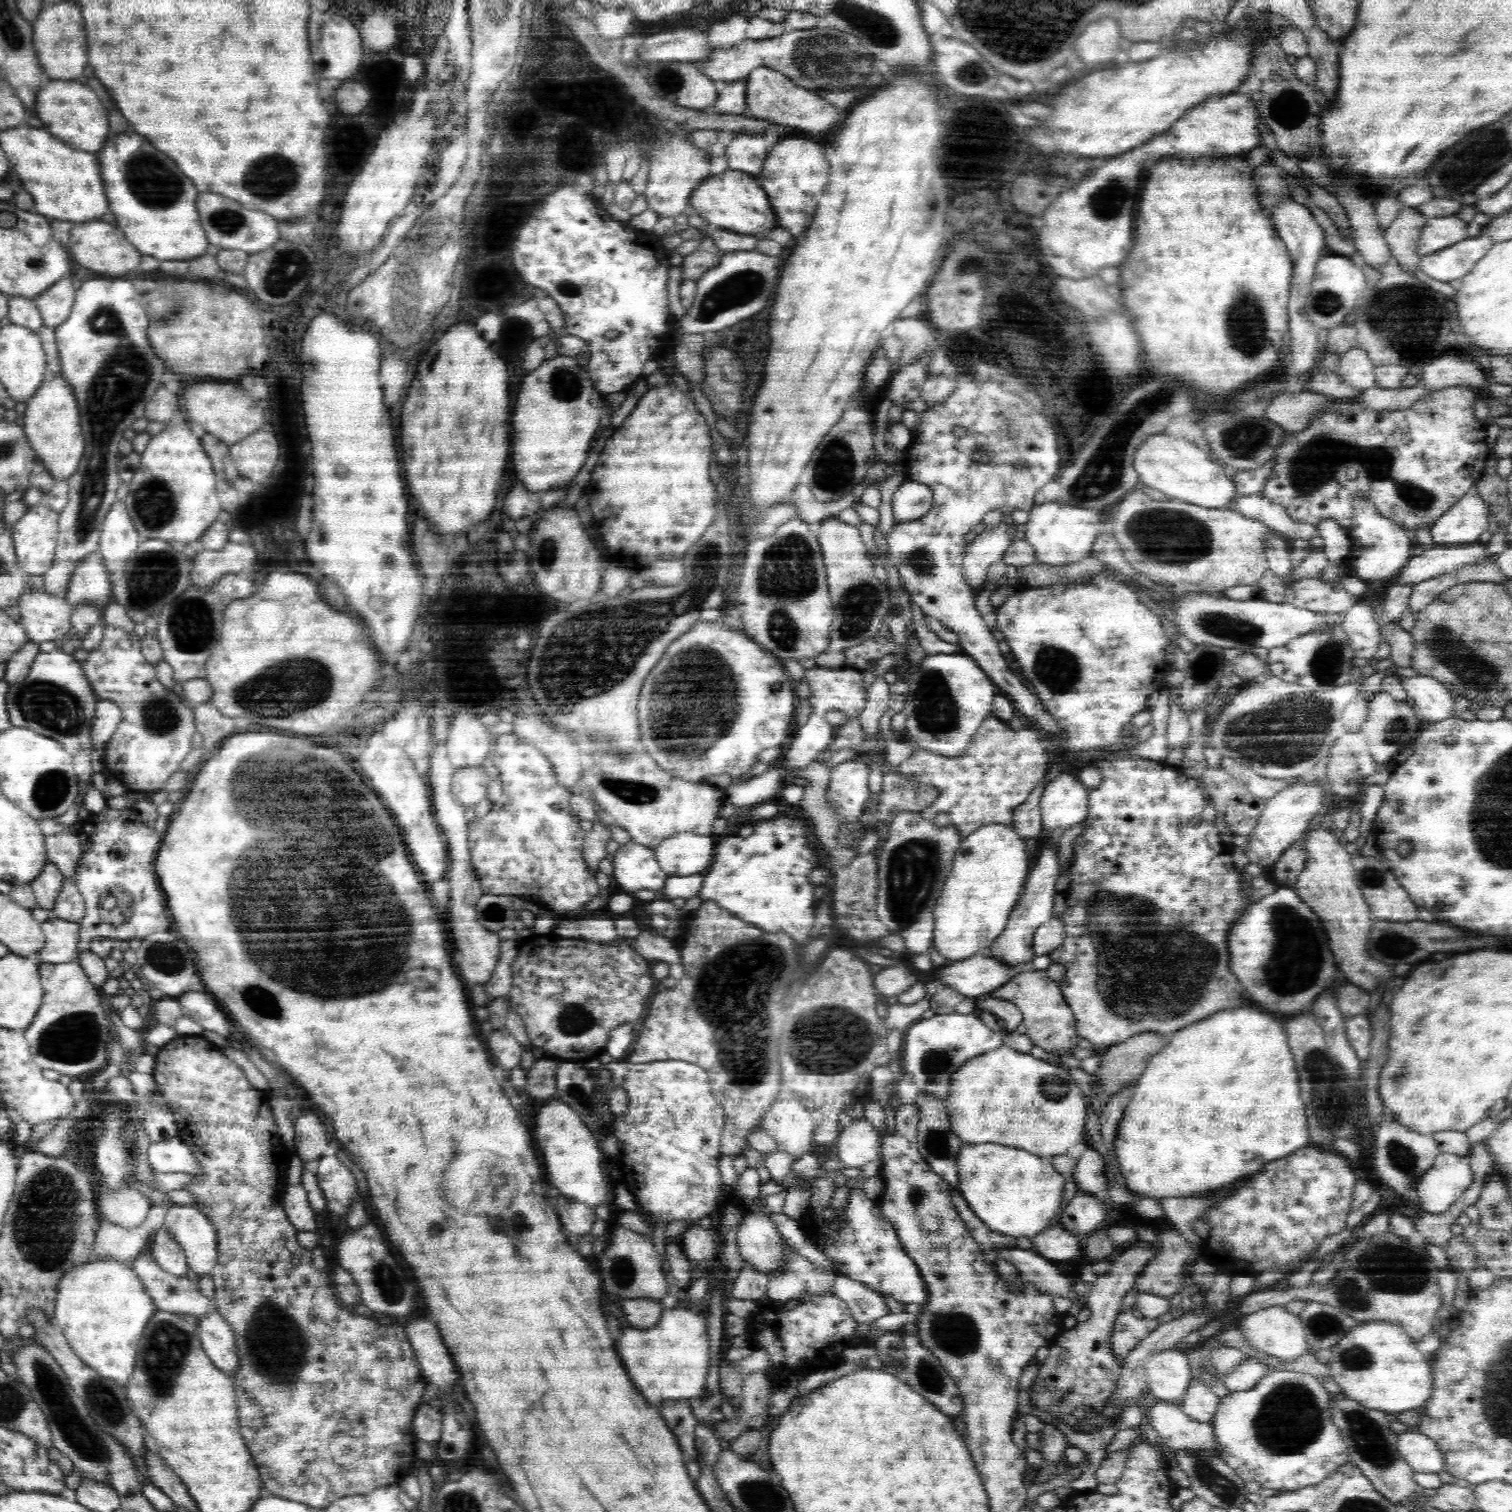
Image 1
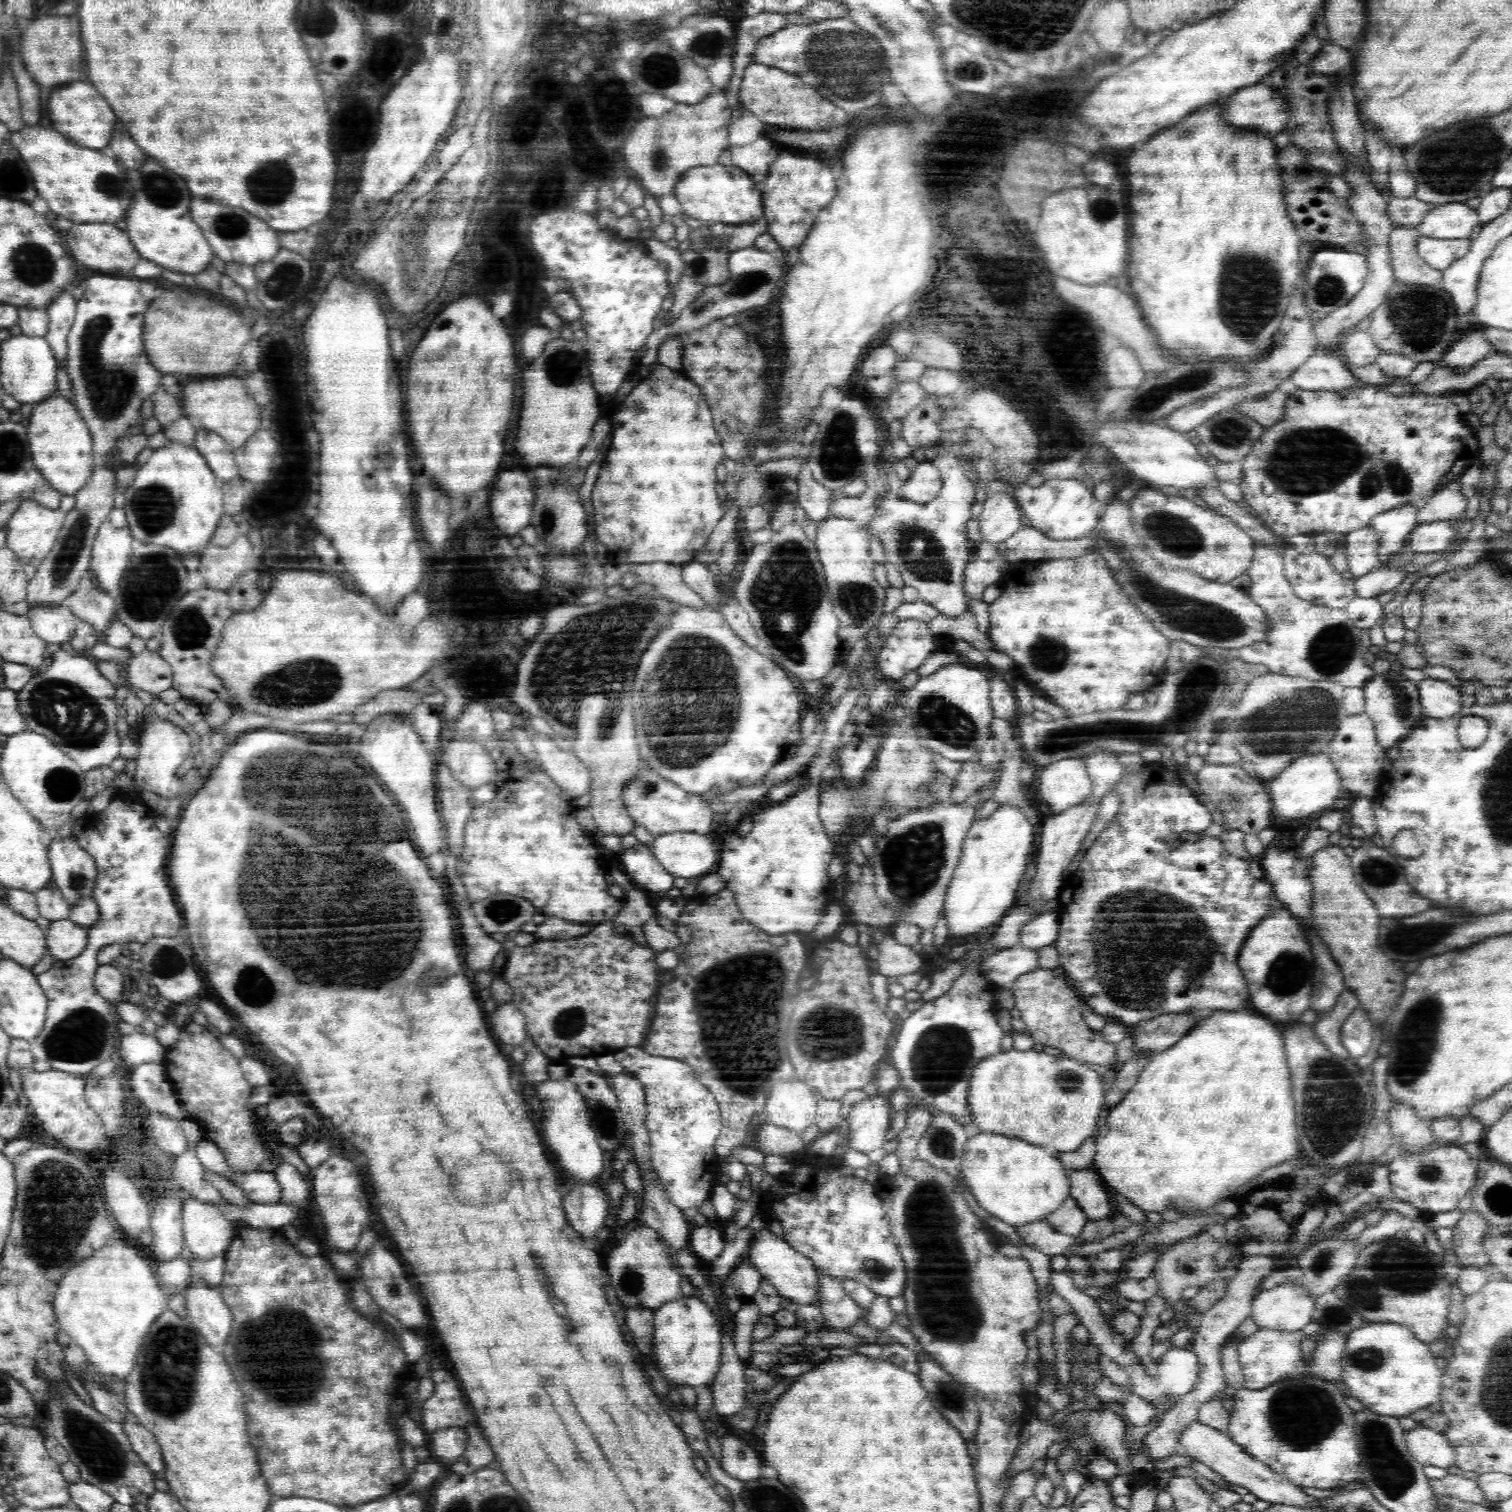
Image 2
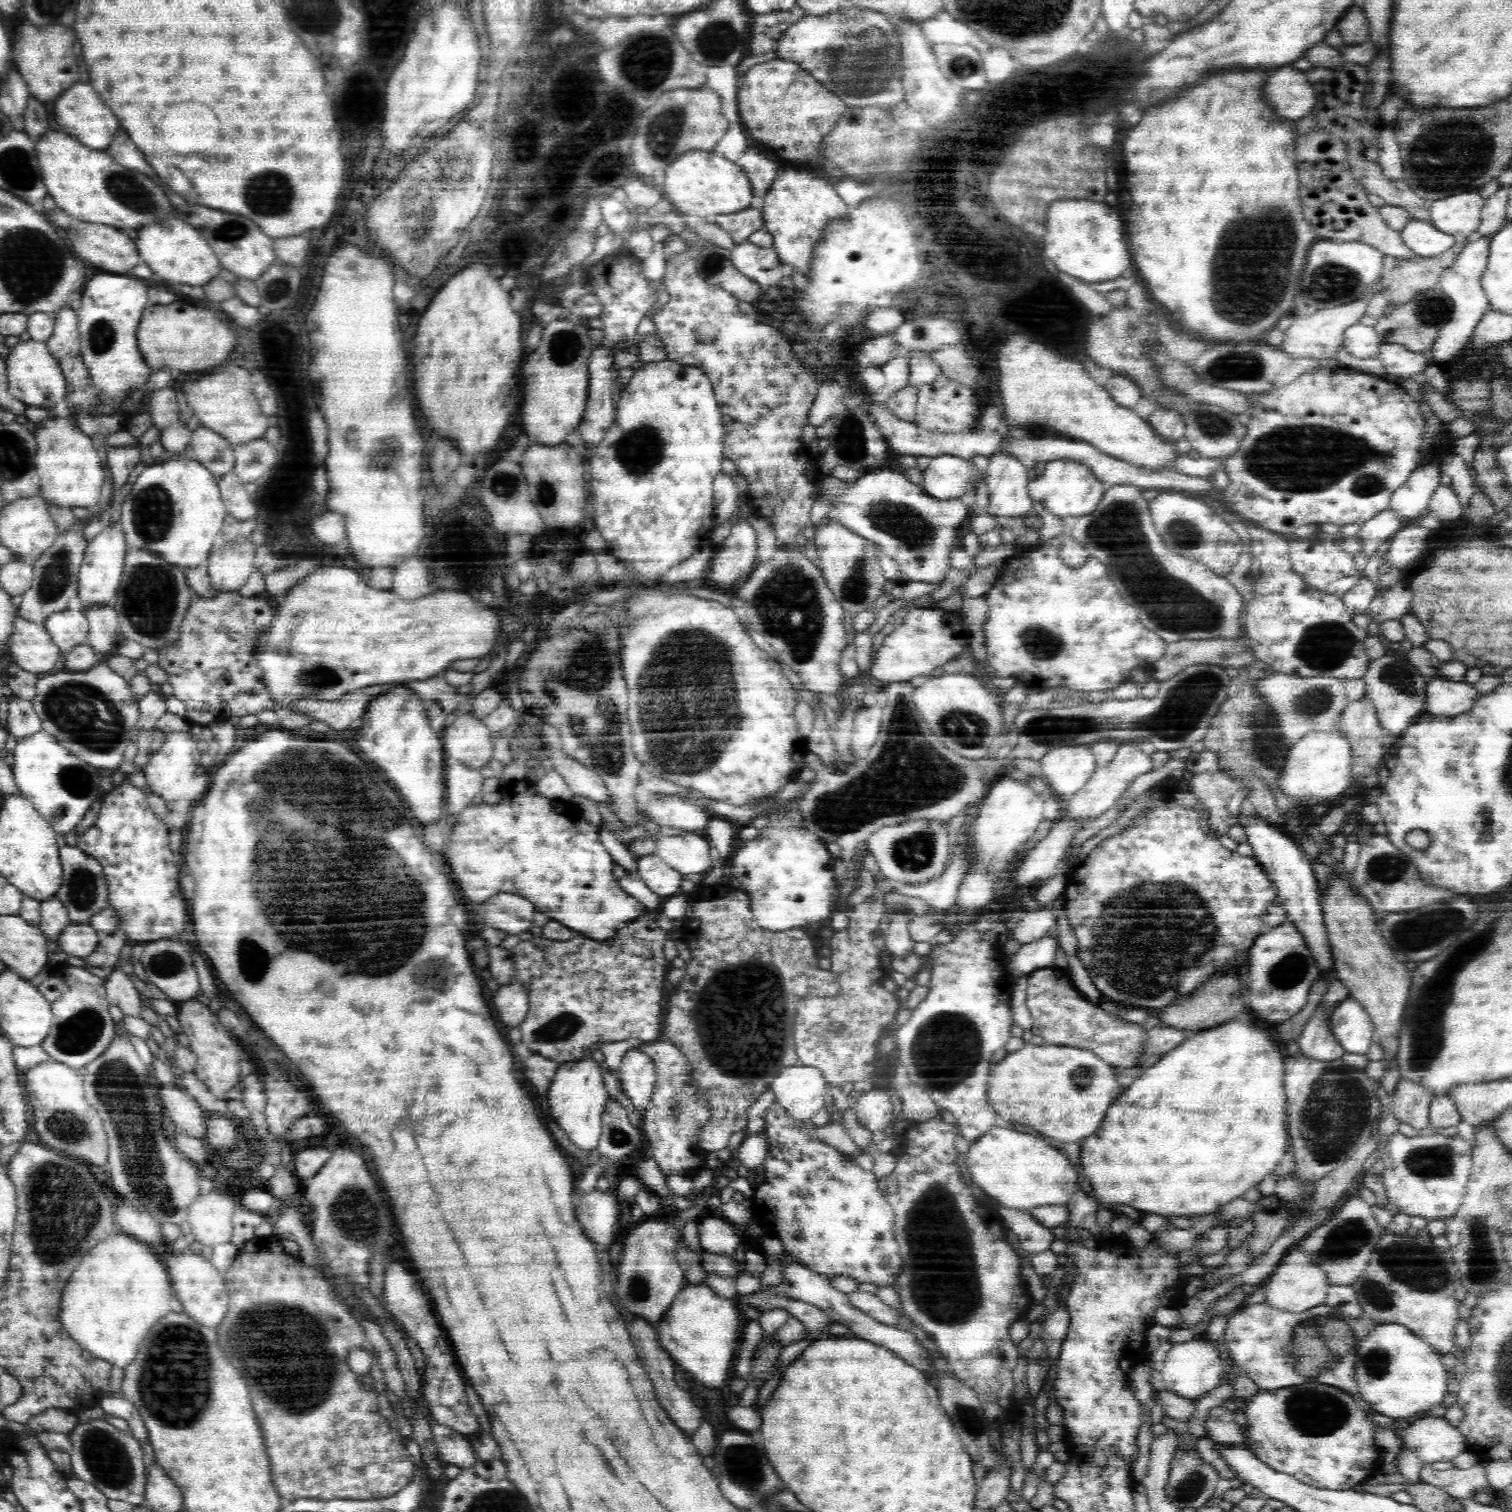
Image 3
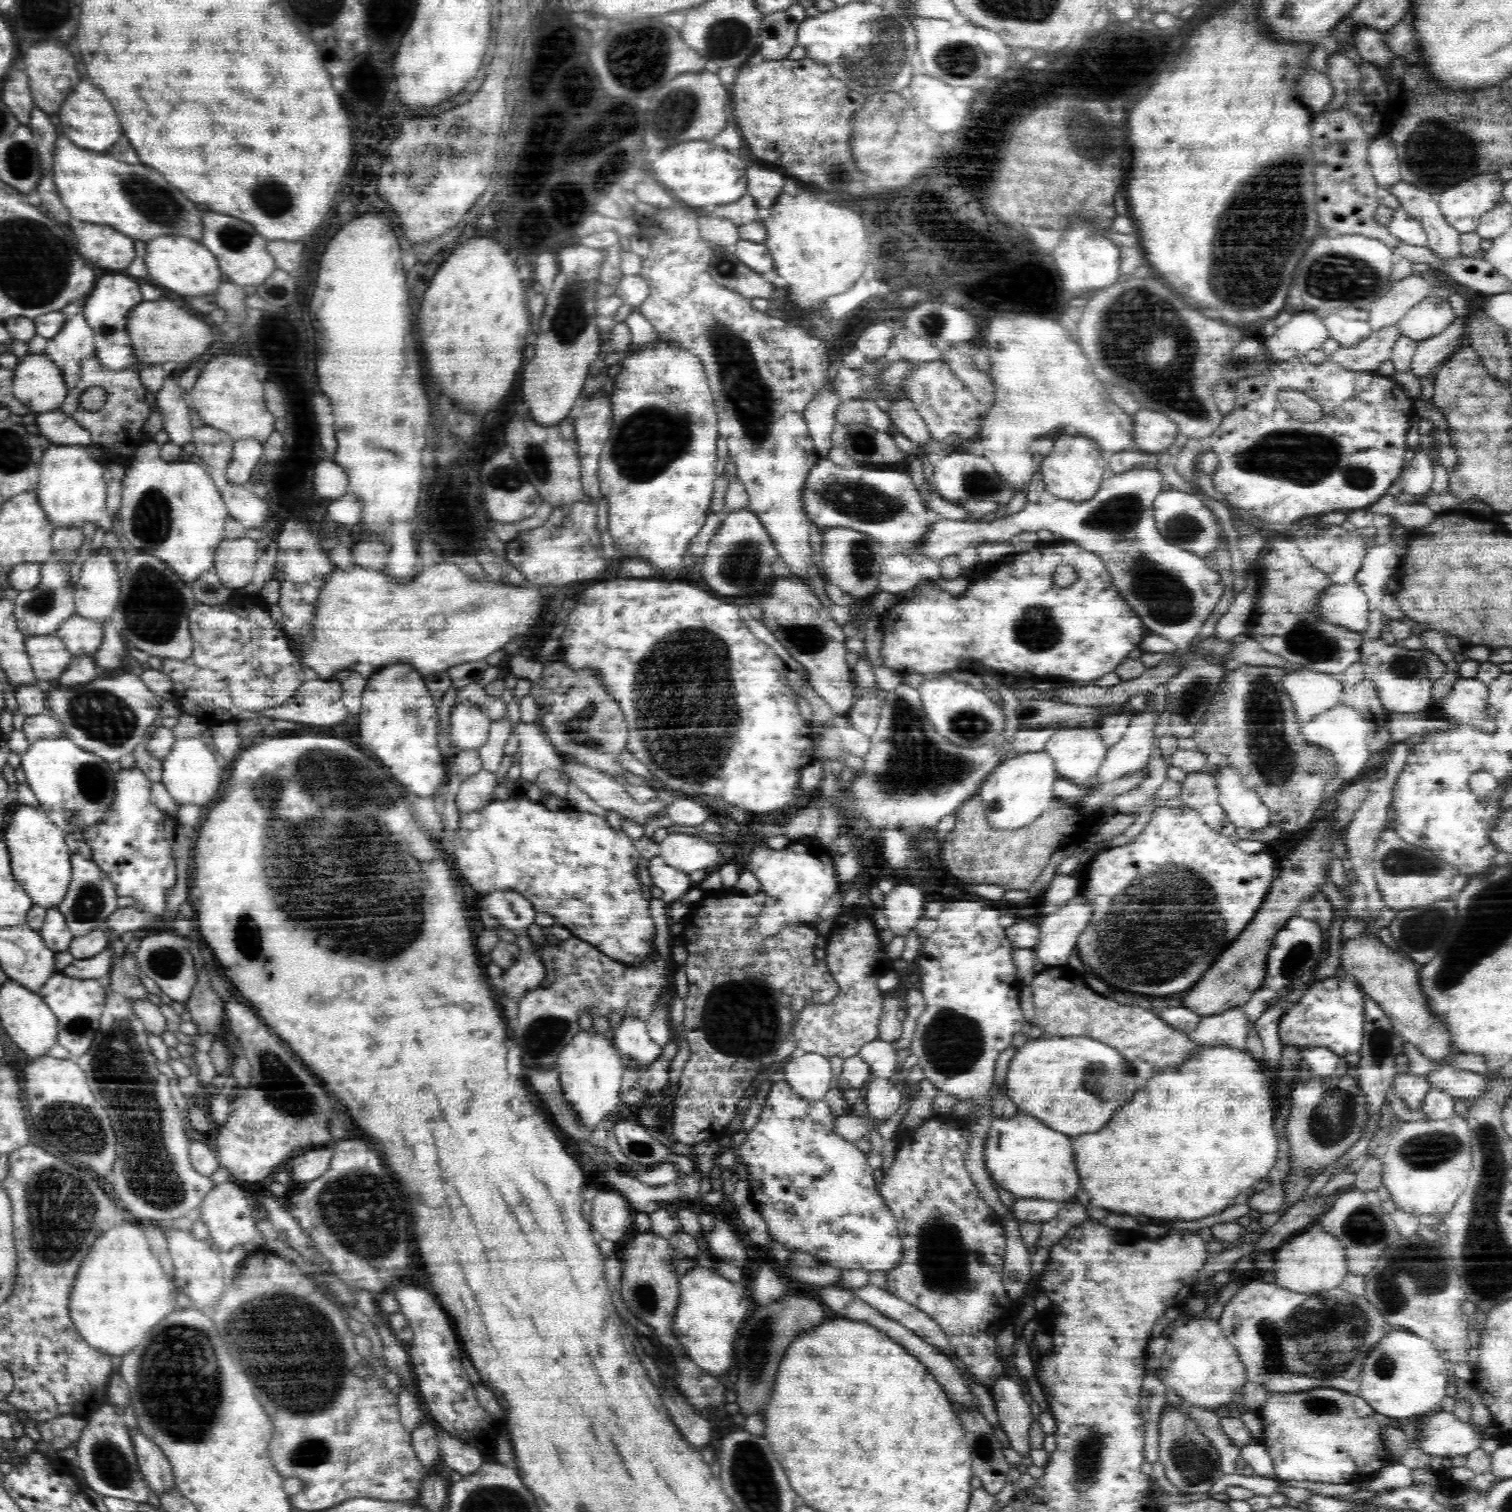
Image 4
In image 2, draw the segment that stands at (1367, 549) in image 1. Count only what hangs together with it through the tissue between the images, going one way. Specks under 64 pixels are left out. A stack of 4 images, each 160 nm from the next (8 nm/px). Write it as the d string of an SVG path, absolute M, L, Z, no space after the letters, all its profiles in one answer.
M1413 502L1400 508L1390 508L1372 517L1368 526L1378 536L1378 564L1386 567L1392 555L1400 554L1418 526L1418 512Z

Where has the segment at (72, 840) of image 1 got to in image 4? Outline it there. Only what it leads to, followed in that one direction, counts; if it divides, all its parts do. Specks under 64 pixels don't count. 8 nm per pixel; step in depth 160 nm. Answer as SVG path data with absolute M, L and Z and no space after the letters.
M77 852L71 855L69 861L72 867L71 881L56 908L64 915L74 936L82 936L94 929L104 929L106 918L119 907L115 884L92 859L84 858Z

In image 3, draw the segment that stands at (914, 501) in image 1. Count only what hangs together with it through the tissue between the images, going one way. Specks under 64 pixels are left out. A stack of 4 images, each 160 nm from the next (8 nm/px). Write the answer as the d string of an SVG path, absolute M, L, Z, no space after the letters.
M941 454L931 457L922 472L921 490L938 500L950 500L964 496L966 492L976 492L979 482L985 476L977 472L973 461Z

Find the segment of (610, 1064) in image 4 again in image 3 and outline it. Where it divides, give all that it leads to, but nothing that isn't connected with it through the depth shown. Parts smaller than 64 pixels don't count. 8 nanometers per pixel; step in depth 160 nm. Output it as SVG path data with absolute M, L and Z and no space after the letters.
M587 1053L580 1061L562 1063L546 1094L546 1102L550 1106L554 1121L564 1130L570 1142L589 1153L599 1144L601 1116L607 1100L610 1099L604 1089L603 1074L599 1064L593 1060L590 1053Z

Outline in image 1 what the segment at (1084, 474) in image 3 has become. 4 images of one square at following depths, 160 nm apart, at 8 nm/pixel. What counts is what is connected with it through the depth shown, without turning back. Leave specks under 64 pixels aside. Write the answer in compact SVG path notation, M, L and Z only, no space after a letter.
M1059 502L1034 504L1026 524L1026 541L1034 549L1035 560L1048 566L1062 566L1092 556L1094 542L1104 532L1100 516L1094 510L1068 506Z

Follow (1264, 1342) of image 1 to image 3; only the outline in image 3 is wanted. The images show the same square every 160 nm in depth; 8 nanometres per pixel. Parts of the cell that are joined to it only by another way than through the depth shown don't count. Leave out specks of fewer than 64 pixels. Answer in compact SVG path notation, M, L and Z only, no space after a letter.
M1298 1245L1297 1249L1283 1256L1274 1272L1267 1279L1265 1303L1268 1306L1273 1306L1276 1310L1306 1312L1326 1300L1330 1286L1327 1280L1326 1273L1322 1272L1319 1265Z

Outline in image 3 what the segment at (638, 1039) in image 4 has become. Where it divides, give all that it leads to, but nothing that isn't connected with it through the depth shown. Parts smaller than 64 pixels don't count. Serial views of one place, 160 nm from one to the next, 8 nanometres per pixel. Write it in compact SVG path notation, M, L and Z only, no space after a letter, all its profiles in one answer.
M637 1047L626 1051L618 1080L624 1096L634 1104L640 1118L645 1114L656 1080L652 1059Z

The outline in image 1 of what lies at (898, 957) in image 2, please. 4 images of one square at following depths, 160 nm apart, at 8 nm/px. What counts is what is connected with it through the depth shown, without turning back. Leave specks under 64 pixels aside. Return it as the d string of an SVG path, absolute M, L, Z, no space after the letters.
M900 963L894 967L882 968L878 974L873 976L873 979L877 995L892 998L907 992L912 984L916 984L918 976L912 974L906 964Z

